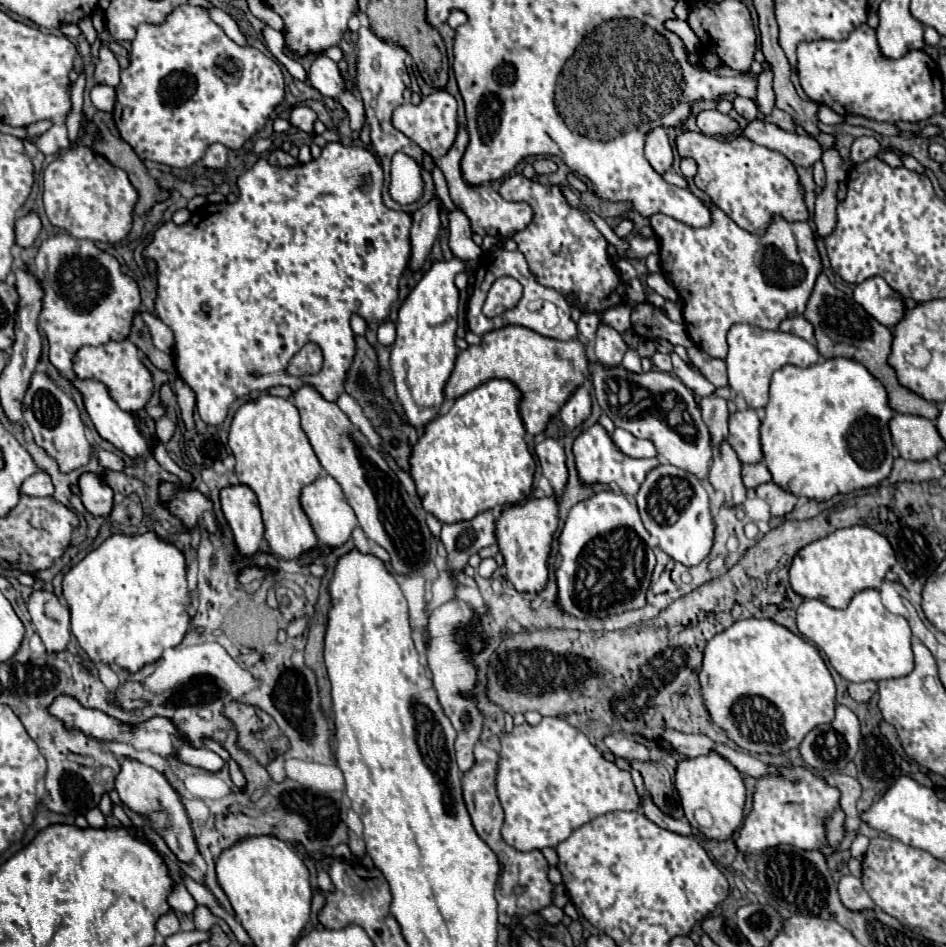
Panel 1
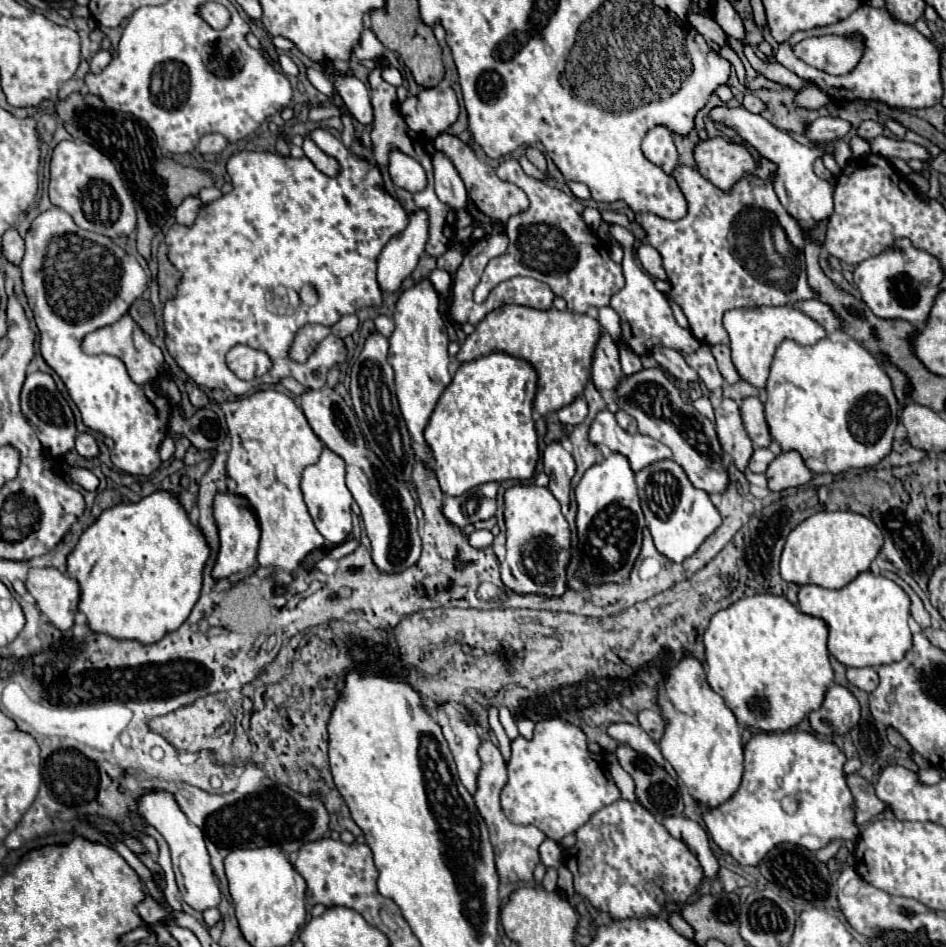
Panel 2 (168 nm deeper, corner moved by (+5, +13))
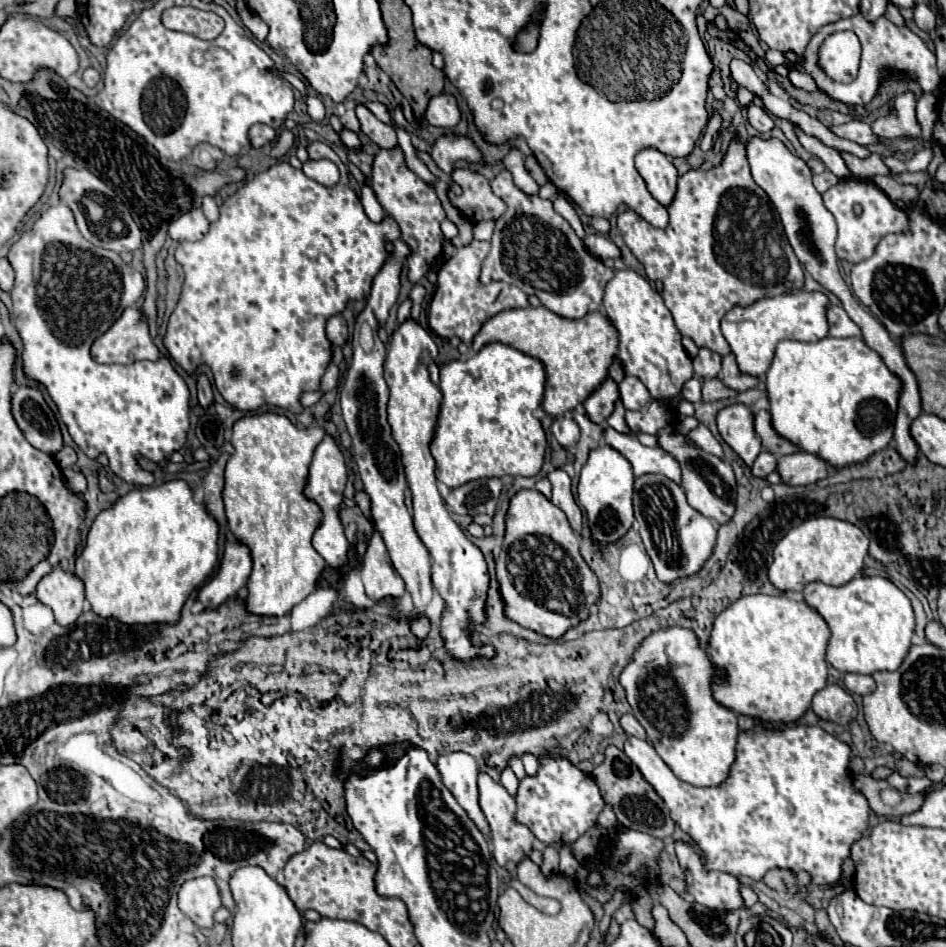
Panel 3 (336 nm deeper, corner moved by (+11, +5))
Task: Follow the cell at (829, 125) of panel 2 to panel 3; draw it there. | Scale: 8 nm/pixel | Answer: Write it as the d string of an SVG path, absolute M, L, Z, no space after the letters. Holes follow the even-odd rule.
M853 120L853 122L841 124L841 126L829 126L829 130L835 132L839 138L847 138L847 140L853 140L863 146L871 146L877 142L877 138L873 138L871 126L861 120Z

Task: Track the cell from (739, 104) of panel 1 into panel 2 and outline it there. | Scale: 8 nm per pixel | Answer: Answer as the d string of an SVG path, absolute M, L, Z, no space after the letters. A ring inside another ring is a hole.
M745 94L745 98L743 98L743 108L747 108L747 110L753 112L753 114L761 114L767 106L765 106L763 100L757 98L755 94Z

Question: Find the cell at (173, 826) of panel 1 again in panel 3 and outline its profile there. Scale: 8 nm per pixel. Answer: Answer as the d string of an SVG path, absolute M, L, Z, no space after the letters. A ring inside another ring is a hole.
M213 878L187 880L179 890L179 908L199 928L213 928L213 912L221 908L221 898Z

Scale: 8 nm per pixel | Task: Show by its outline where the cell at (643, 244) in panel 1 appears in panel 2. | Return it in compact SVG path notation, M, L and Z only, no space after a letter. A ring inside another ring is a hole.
M611 224L609 226L609 232L611 236L623 246L623 276L625 276L625 286L623 290L619 290L617 294L611 296L611 308L619 314L621 318L621 336L625 340L625 344L637 354L637 356L645 356L651 352L653 346L667 346L667 348L673 348L673 350L679 350L679 352L695 352L699 348L699 342L695 340L695 336L689 332L689 330L683 330L675 316L673 316L673 310L669 306L669 300L665 294L661 294L655 284L653 284L653 278L637 266L635 262L635 252L633 252L633 244L635 244L635 236L619 226L619 224Z

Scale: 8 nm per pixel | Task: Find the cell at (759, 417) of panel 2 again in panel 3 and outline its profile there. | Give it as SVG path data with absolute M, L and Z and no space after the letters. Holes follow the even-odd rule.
M757 410L753 414L753 418L755 418L755 432L757 432L759 440L761 440L763 450L767 450L767 452L771 452L775 456L797 452L797 446L793 446L789 440L775 434L775 430L771 426L771 418L769 418L769 414L765 416L765 410Z

